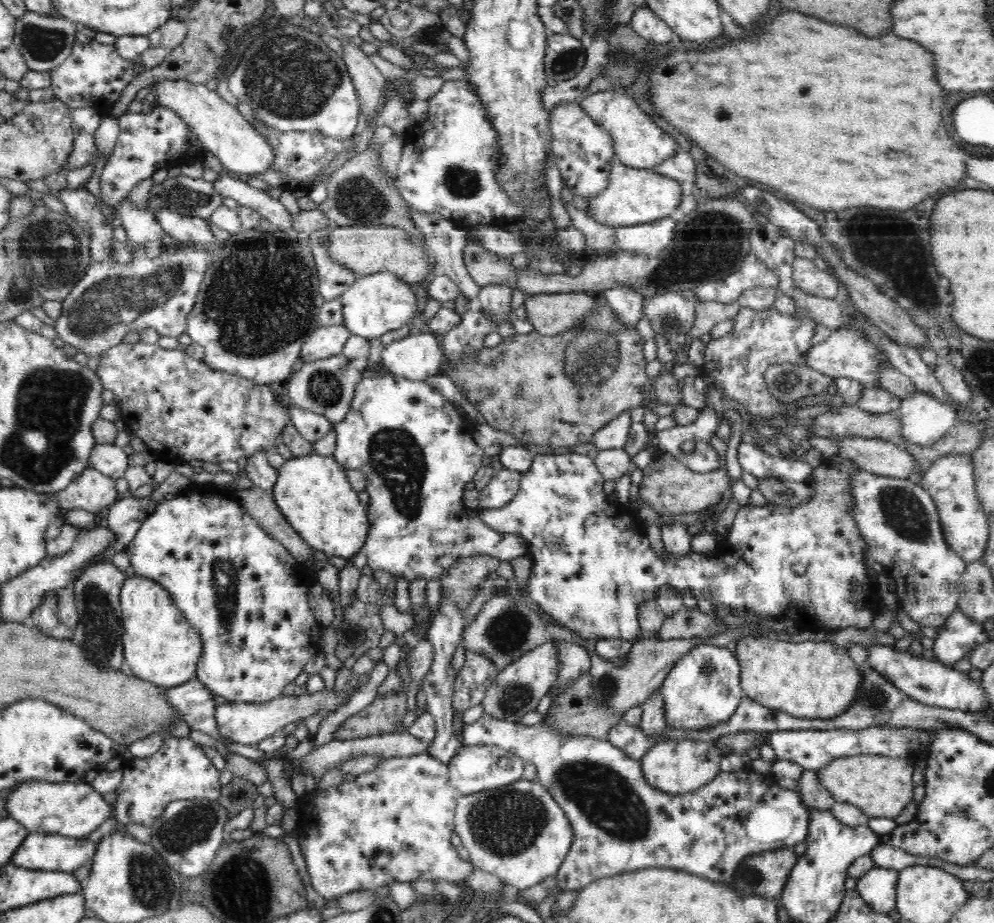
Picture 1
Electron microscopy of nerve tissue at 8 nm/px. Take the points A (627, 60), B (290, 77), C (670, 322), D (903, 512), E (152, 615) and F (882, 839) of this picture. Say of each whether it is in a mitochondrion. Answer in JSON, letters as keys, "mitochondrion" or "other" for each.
{"A":"mitochondrion","B":"mitochondrion","C":"mitochondrion","D":"mitochondrion","E":"other","F":"other"}

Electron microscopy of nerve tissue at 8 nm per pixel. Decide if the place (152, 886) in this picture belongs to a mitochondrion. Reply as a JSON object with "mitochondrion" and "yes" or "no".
{"mitochondrion":"yes"}

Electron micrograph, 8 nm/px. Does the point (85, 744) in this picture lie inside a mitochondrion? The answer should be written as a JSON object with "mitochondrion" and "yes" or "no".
{"mitochondrion":"no"}

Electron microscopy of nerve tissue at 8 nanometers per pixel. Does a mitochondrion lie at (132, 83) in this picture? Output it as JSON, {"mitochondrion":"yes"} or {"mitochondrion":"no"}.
{"mitochondrion":"no"}

